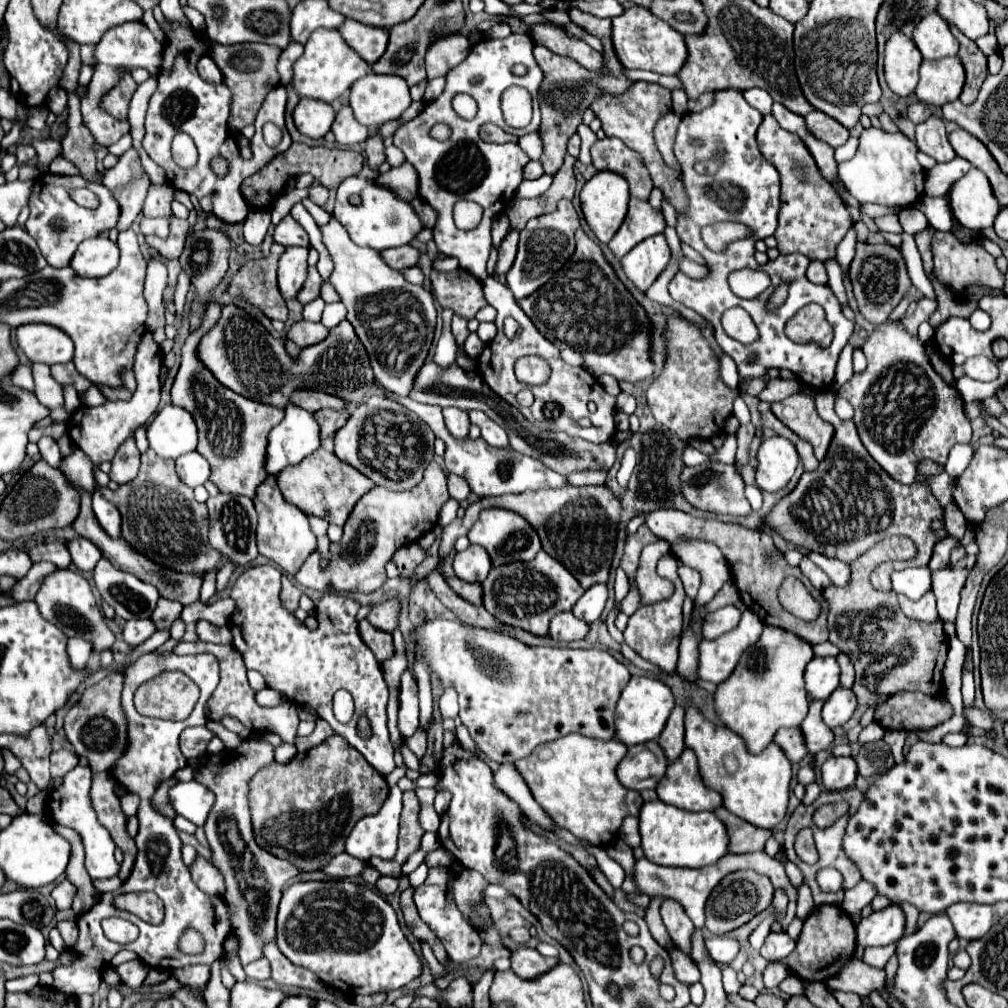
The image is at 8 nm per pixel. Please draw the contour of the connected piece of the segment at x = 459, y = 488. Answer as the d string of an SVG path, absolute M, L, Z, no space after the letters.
M452 473L447 475L447 488L450 497L459 502L465 500L471 492L466 480Z

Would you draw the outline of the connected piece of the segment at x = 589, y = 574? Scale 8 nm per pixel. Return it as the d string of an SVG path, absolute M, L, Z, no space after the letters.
M581 486L581 488L559 488L559 490L527 490L523 494L505 494L497 498L481 498L465 510L463 518L455 518L445 526L441 536L441 556L453 550L459 536L465 536L479 518L479 512L489 506L501 506L521 514L539 534L543 550L561 562L583 588L599 582L607 582L611 558L615 552L615 534L619 524L619 500L607 486Z

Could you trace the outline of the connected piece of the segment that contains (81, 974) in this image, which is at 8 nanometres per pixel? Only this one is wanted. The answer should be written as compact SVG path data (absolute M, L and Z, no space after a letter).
M101 894L99 900L93 904L93 908L89 908L87 912L79 914L77 918L77 928L79 928L79 938L75 942L73 948L69 948L69 952L73 954L73 960L71 964L59 964L51 974L53 974L53 986L55 990L59 992L65 992L65 994L71 994L71 996L77 996L84 993L93 994L99 990L99 984L101 984L101 972L103 972L103 966L107 966L111 962L111 958L119 952L119 944L111 942L105 938L103 930L101 930L101 920L103 918L109 918L113 916L113 908L109 906L111 904L111 896L113 894Z

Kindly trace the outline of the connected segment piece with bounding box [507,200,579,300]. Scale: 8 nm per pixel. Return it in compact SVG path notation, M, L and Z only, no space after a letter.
M561 200L557 210L551 214L537 216L527 222L525 230L521 230L521 240L519 240L519 252L517 258L507 272L507 286L513 292L515 300L527 298L533 294L537 288L541 288L545 282L553 278L553 274L571 258L575 250L575 238L573 232L579 228L579 218L569 200Z

